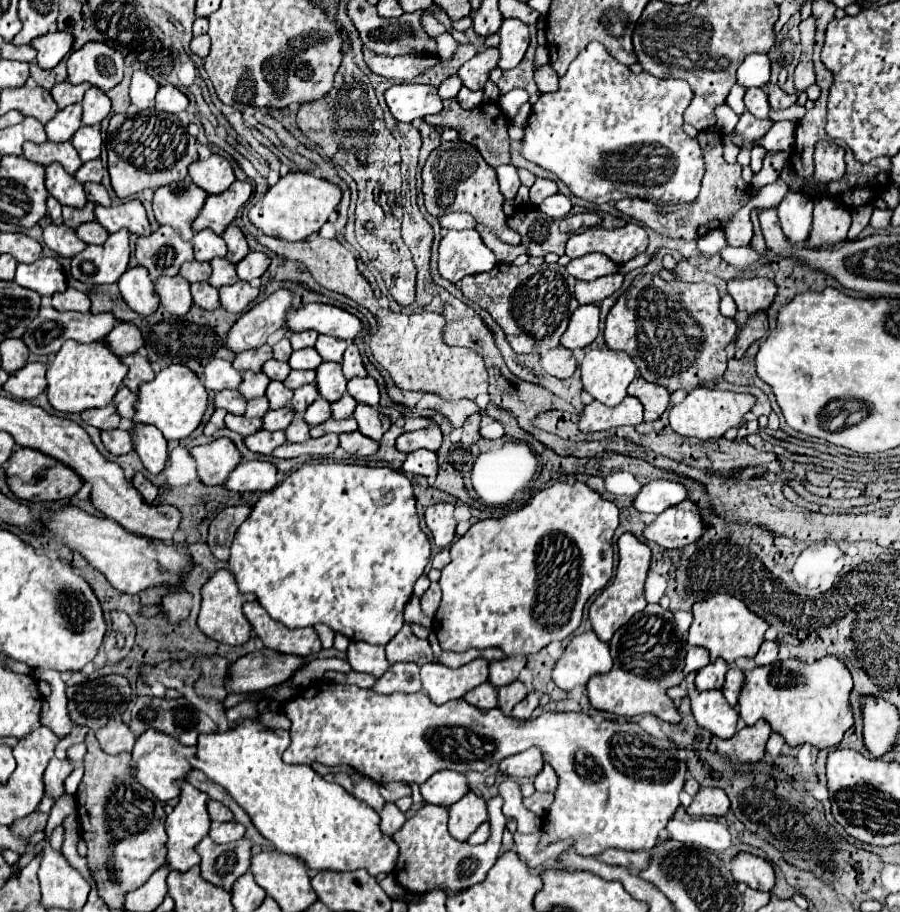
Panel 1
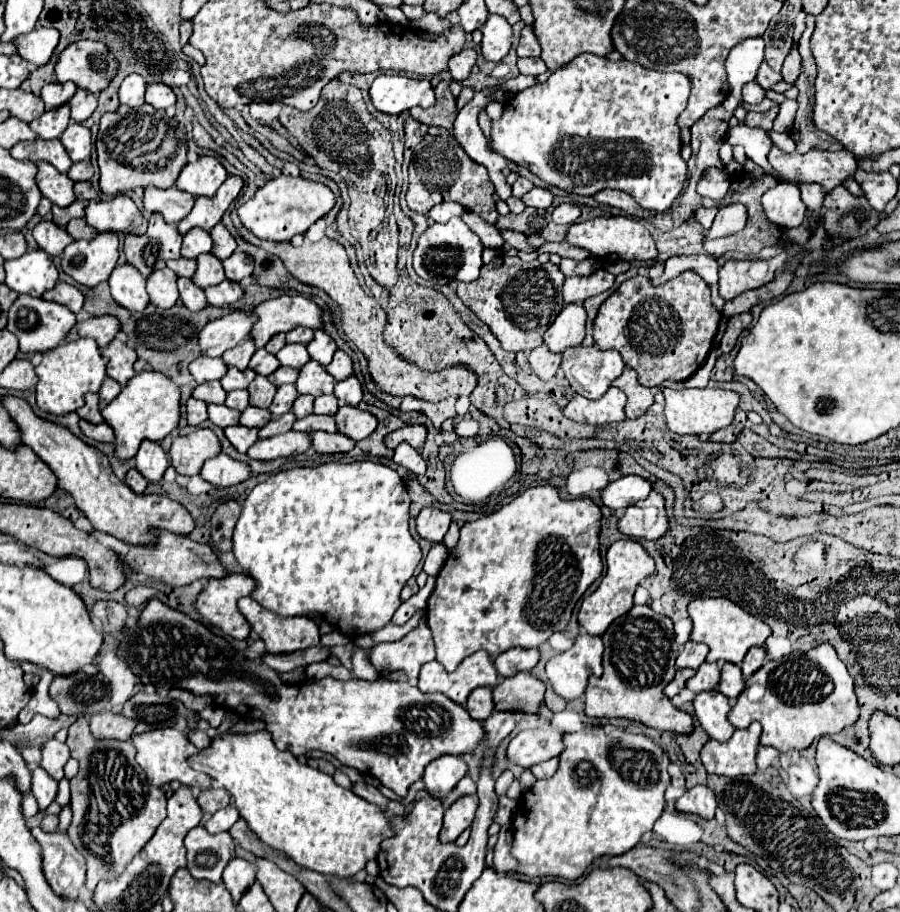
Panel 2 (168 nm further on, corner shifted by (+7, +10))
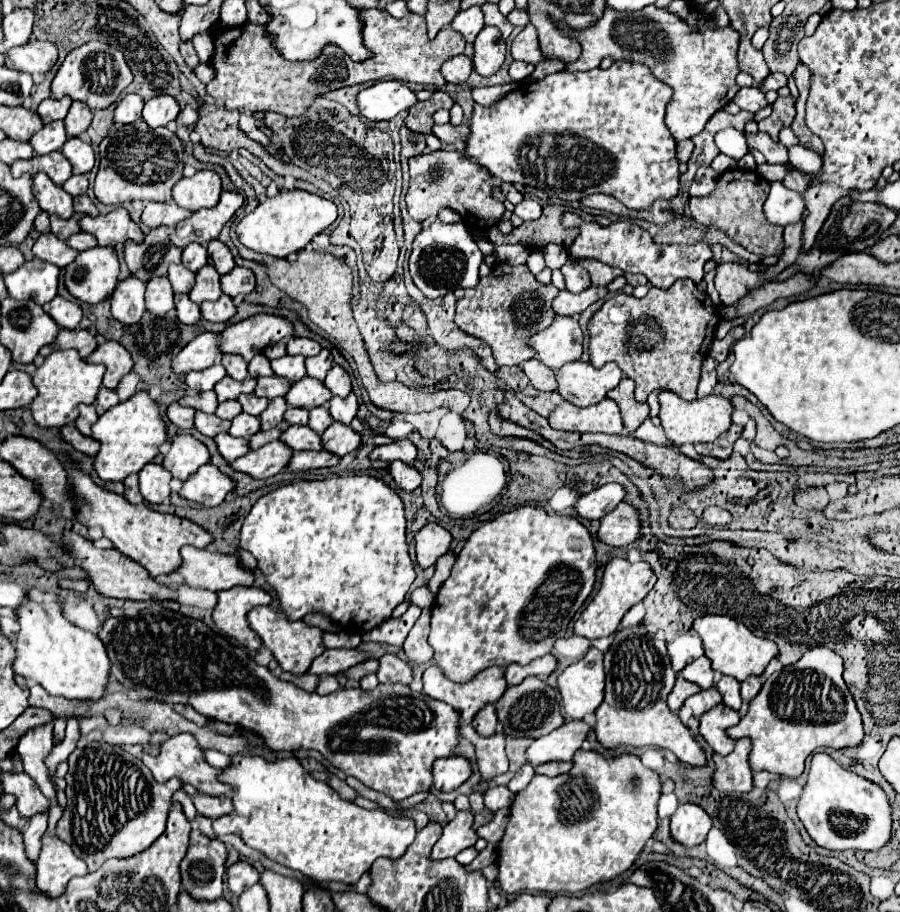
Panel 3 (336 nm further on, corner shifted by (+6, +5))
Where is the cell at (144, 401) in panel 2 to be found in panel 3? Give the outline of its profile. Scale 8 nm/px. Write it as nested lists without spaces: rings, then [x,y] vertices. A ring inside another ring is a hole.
[[[138,392],[104,412],[92,426],[92,438],[100,442],[100,450],[94,456],[94,470],[100,480],[122,482],[126,476],[140,472],[160,452],[160,446],[166,442],[166,424],[158,414],[158,404],[146,392]]]

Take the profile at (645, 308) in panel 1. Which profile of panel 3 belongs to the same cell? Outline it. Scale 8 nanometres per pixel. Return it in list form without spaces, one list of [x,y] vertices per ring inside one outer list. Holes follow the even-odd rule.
[[[692,280],[676,282],[670,292],[662,292],[658,288],[650,288],[644,298],[634,298],[632,294],[616,294],[614,298],[606,300],[602,308],[590,318],[588,332],[590,332],[590,364],[594,368],[602,368],[606,362],[616,362],[620,370],[636,382],[636,400],[646,402],[648,394],[654,390],[670,390],[684,400],[696,398],[698,378],[700,378],[700,364],[708,354],[708,348],[714,340],[716,324],[720,322],[718,310],[714,308],[712,300],[706,292],[700,292]]]

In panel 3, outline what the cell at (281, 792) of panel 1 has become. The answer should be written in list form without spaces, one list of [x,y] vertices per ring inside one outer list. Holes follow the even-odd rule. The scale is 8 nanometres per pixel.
[[[234,756],[232,766],[222,772],[222,780],[234,786],[234,808],[238,814],[248,816],[248,824],[240,828],[240,838],[250,848],[266,854],[270,860],[300,870],[312,880],[338,880],[344,884],[356,884],[364,872],[370,870],[376,858],[396,860],[404,856],[406,848],[416,836],[414,820],[408,816],[390,816],[382,808],[366,810],[354,802],[342,800],[326,782],[314,780],[296,758],[278,762],[266,762],[258,756]]]

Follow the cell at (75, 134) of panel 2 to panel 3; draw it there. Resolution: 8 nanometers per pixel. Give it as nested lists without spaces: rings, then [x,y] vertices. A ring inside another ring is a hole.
[[[68,138],[68,142],[62,146],[62,154],[72,164],[74,174],[86,174],[94,168],[92,146],[82,142],[80,138]]]

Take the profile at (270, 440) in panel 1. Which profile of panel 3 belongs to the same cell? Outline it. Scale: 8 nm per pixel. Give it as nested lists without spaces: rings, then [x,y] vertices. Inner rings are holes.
[[[226,432],[214,436],[214,442],[216,442],[218,452],[222,454],[222,458],[224,458],[226,462],[234,462],[236,458],[244,456],[244,454],[250,450],[246,438],[232,438],[232,436],[226,434]]]

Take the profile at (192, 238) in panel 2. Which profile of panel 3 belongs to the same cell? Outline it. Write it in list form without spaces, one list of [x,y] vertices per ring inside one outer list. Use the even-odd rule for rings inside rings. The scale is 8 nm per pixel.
[[[188,244],[182,252],[182,264],[192,270],[192,272],[198,272],[202,266],[208,264],[208,254],[206,254],[206,248],[200,246],[200,244]]]

